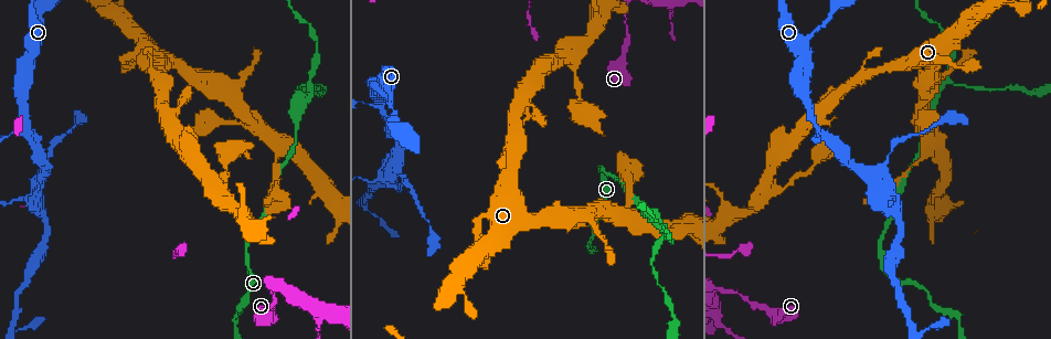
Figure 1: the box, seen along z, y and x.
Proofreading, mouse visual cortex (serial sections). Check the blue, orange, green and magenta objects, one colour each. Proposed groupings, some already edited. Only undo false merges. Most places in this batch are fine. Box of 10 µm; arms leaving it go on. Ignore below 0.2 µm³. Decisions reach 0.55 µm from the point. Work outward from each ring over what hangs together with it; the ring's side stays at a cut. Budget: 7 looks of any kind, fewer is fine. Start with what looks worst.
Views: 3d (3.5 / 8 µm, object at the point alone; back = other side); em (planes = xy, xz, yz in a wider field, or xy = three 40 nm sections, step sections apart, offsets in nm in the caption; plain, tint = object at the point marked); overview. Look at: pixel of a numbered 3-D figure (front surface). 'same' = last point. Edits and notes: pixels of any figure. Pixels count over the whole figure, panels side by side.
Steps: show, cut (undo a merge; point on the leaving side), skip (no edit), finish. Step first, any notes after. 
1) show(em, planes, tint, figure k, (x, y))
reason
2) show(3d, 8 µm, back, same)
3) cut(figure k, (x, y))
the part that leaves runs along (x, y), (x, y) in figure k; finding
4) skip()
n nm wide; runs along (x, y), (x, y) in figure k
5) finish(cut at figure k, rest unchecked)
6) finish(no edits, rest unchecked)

show(3d, 3.5 µm, figure 1, (661, 234))
a fork

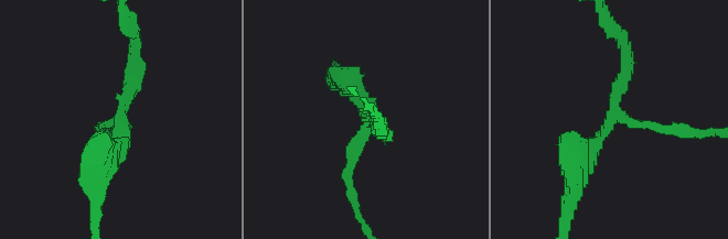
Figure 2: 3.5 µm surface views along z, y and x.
show(em, xy, step 5, tint, figure 2, (367, 119))
3 arms; arms of 150, 200, 300 nm

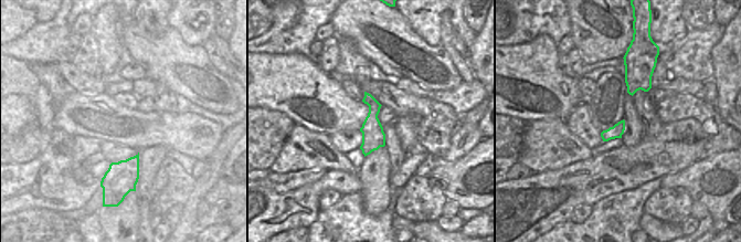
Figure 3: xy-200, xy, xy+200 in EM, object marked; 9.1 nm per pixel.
cut(figure 2, (350, 161))
the part that leaves runs along (366, 129), (346, 172), (360, 219) in figure 2; a second cell is stuck on

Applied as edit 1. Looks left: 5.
show(em, planes, tint, figure 1, (24, 132))
arms part here

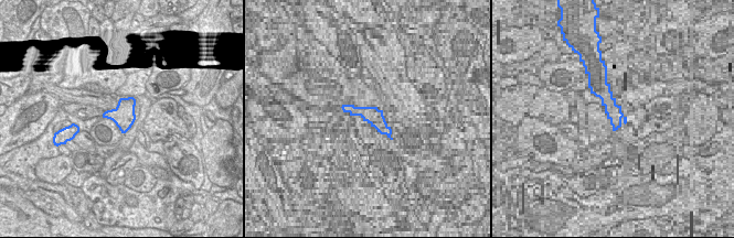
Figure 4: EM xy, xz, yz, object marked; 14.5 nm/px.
show(3d, 3.5 µm, same)

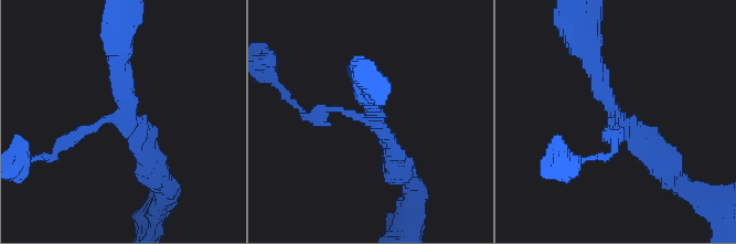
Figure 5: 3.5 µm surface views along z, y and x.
skip()
runs along (586, 49), (614, 114), (668, 165) in figure 5; one cell here

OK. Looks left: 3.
show(3d, 3.5 µm, back, figure 1, (387, 176))
thin arm on a thick one

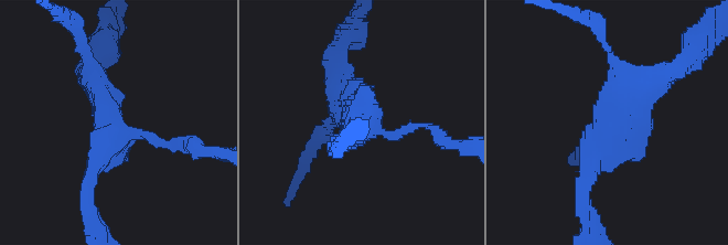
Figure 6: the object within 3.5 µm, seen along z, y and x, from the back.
show(em, xy, step 5, tint, figure 6, (607, 130))

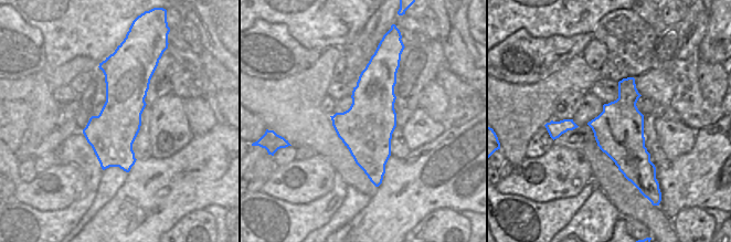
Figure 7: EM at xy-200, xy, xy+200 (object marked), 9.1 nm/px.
skip()
480 nm wide; runs along (646, 78), (601, 136), (585, 198) in figure 6; one cell here

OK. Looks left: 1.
finish(cut at figure 2, rest unchecked)

